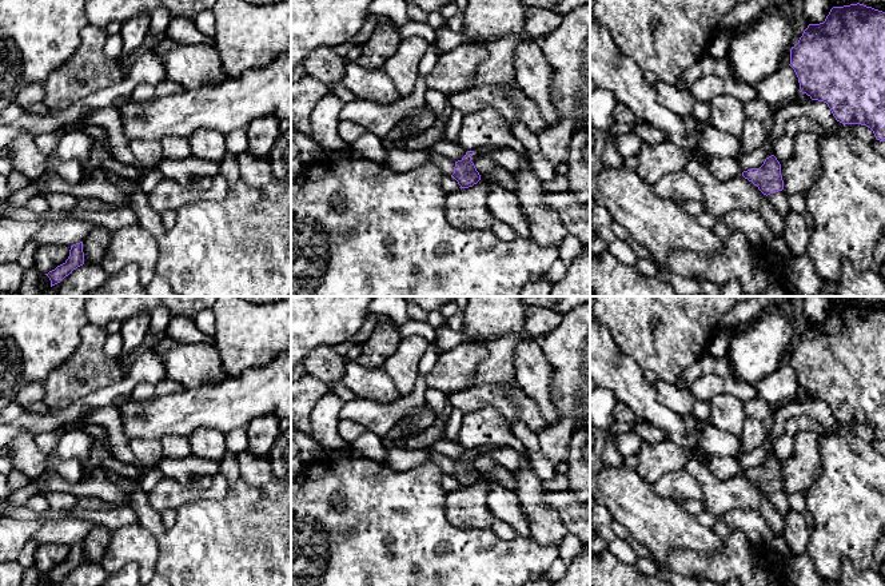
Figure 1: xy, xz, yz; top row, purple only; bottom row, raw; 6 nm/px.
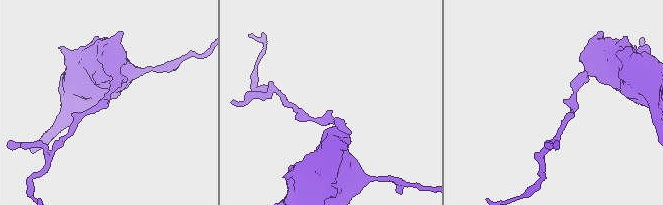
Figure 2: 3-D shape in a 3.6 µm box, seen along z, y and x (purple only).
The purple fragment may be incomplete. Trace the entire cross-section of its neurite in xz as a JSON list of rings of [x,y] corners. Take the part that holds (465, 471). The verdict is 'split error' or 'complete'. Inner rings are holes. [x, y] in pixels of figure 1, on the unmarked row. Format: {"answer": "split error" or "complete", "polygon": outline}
{"answer": "complete", "polygon": [[[467,450],[461,459],[455,461],[454,473],[451,477],[458,481],[461,487],[473,486],[481,479],[481,474],[471,461],[473,453],[474,450]]]}

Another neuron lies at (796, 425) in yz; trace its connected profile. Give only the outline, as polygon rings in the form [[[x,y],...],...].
[[[808,415],[794,416],[786,420],[785,434],[793,438],[796,434],[801,431],[814,431],[820,435],[822,431],[822,427],[816,419]]]

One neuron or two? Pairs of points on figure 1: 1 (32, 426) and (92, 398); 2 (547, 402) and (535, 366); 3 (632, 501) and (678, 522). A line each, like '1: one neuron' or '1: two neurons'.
1: one neuron
2: one neuron
3: one neuron

